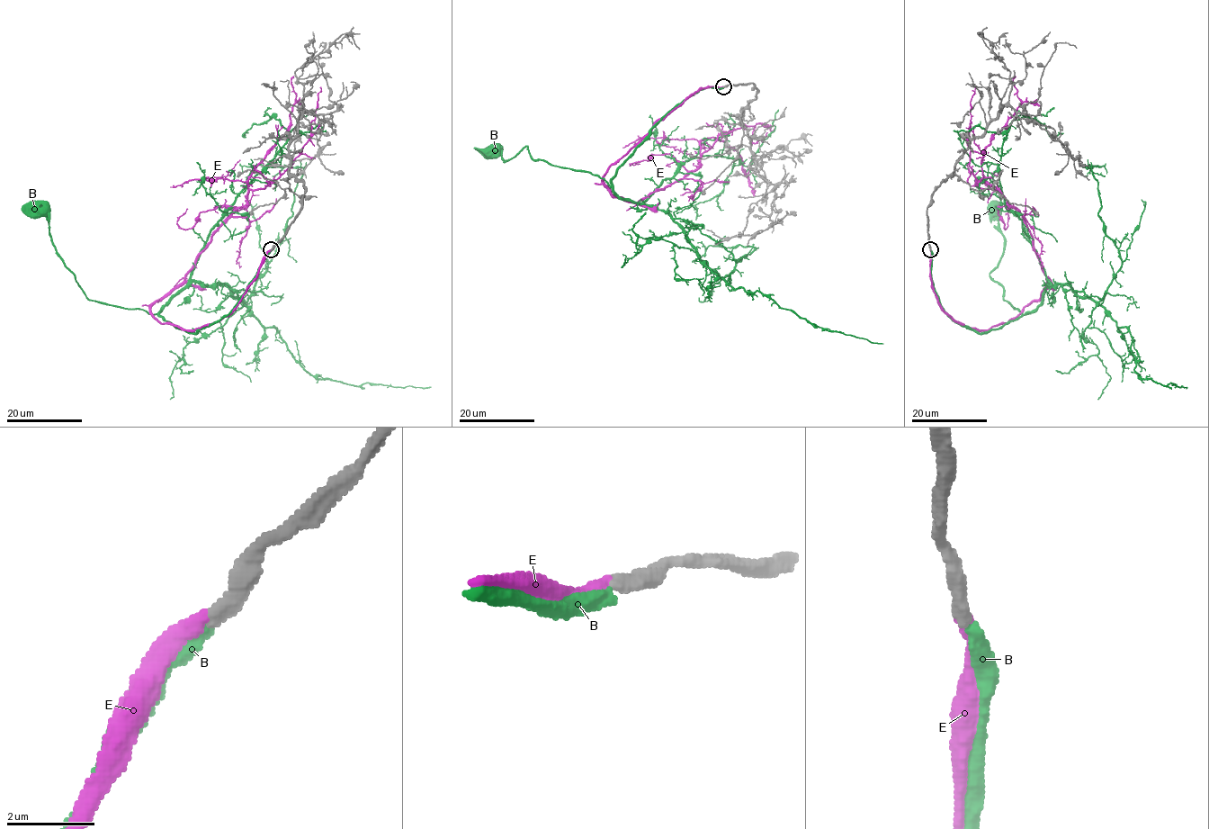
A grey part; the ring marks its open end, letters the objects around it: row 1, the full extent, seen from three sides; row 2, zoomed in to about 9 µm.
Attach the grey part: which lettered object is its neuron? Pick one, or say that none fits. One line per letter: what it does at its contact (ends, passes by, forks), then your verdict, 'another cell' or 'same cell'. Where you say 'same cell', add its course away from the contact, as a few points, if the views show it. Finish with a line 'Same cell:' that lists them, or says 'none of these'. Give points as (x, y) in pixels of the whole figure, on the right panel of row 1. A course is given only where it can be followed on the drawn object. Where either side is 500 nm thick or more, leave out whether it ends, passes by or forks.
B: it ends; another cell
E: it ends; same cell; course (930, 249), (936, 301), (966, 326), (1007, 323), (1040, 298), (1031, 233), (982, 169), (1021, 103), (1016, 76)
Same cell: E

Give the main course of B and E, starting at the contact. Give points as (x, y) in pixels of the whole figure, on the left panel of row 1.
B: (271, 250), (237, 303), (196, 333), (159, 314), (193, 282), (225, 284), (312, 375), (430, 386)
E: (271, 249), (219, 320), (181, 329), (152, 313), (246, 203), (253, 169), (289, 130), (293, 76)

